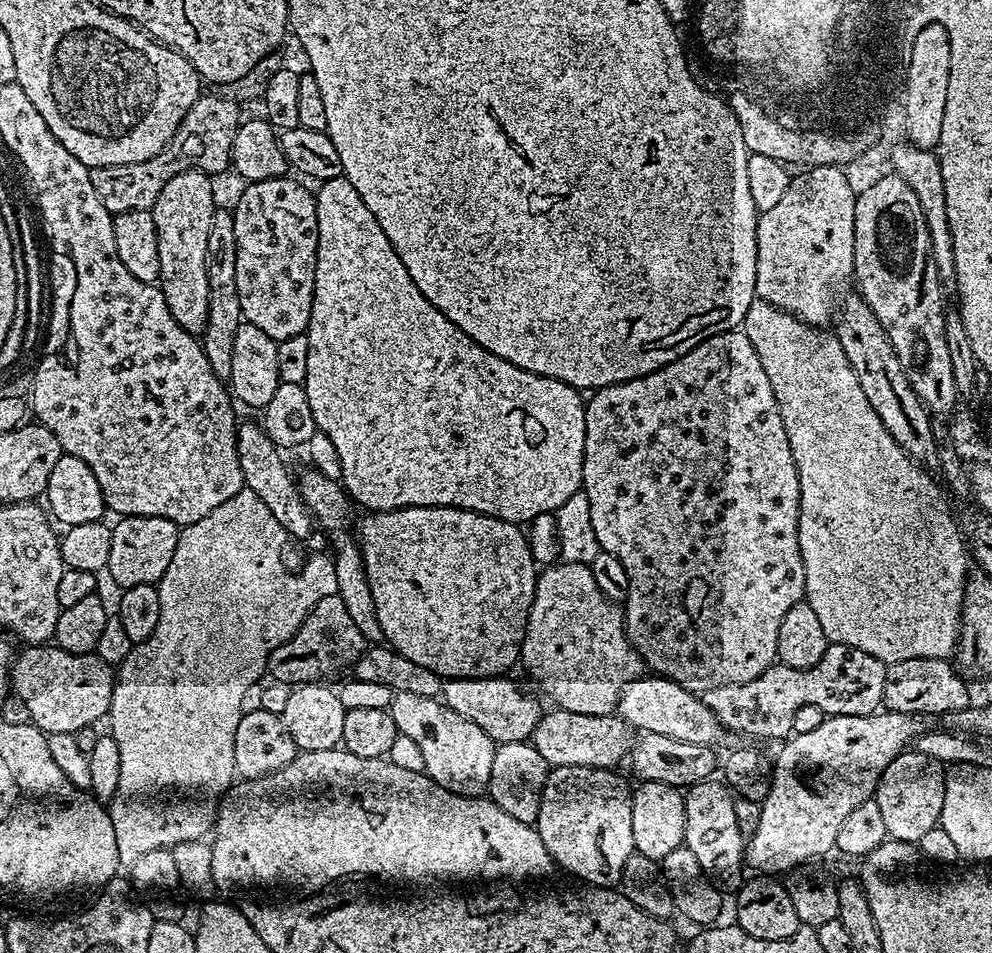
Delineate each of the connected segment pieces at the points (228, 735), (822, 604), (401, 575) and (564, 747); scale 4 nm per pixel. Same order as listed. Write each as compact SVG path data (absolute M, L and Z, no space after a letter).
M245 487L238 494L234 494L234 498L222 502L222 506L210 510L206 518L198 518L198 522L183 525L178 546L174 550L174 558L170 558L170 566L166 566L166 574L158 585L162 602L162 618L158 622L158 627L154 629L154 634L150 634L150 638L146 638L146 642L132 645L130 654L126 654L126 658L114 672L116 685L112 695L110 734L114 742L118 742L118 754L122 754L122 774L118 774L118 790L112 795L110 811L121 865L131 866L141 854L155 848L172 848L175 844L187 840L201 839L213 827L220 801L232 787L236 776L234 734L238 731L238 722L242 715L240 710L242 697L246 695L246 690L250 690L250 686L261 683L268 666L269 654L278 650L282 642L286 642L295 634L313 606L322 602L322 598L336 595L338 574L335 559L328 554L312 554L297 572L288 572L287 566L284 565L284 547L287 544L290 544L290 537L282 522L278 522L278 518L270 514L266 502L262 502L258 494Z
M759 298L753 300L750 310L746 310L742 331L746 334L746 338L750 338L750 346L758 350L762 370L766 370L766 378L770 378L770 390L774 390L774 398L782 414L782 426L786 426L786 438L790 438L790 454L794 454L794 466L798 470L800 487L798 546L804 567L804 600L810 606L810 610L814 610L814 615L822 625L826 638L833 644L854 646L854 650L874 654L874 658L878 658L886 666L894 662L906 662L906 658L948 660L955 653L957 640L960 637L960 617L957 612L961 607L962 588L959 583L940 584L940 580L956 572L956 520L948 509L949 497L945 489L941 487L931 471L925 470L912 460L902 446L888 435L882 419L878 414L874 414L870 402L866 402L866 394L862 394L862 386L858 386L858 378L842 346L831 331L821 330L819 327L802 322L794 314Z
M399 508L393 512L373 512L365 515L365 520L358 524L358 543L360 546L360 556L364 560L364 569L366 570L366 578L370 582L370 594L374 594L374 610L378 610L378 622L384 631L384 640L387 647L393 648L398 654L402 654L402 658L410 658L410 662L418 662L422 666L426 666L426 670L430 670L434 674L438 674L442 678L454 679L480 679L487 676L503 677L508 671L507 668L512 663L520 660L520 645L524 642L524 631L528 625L528 615L532 609L534 602L534 590L536 589L536 578L538 575L538 567L536 568L536 560L532 557L532 548L528 545L528 540L523 536L521 529L517 525L499 520L493 516L487 516L481 512L471 512L465 508Z
M564 708L551 709L547 711L539 720L533 731L530 743L538 750L542 758L550 768L561 768L562 766L582 766L583 768L592 769L617 769L623 759L624 761L631 755L633 746L638 739L637 729L629 726L618 714L610 715L592 715L579 714L573 711L567 711Z

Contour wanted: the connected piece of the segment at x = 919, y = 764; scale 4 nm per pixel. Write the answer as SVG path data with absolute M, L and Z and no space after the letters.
M905 750L901 756L894 758L894 762L890 762L890 766L886 766L886 770L876 787L874 799L878 802L878 810L882 814L882 819L891 839L919 842L922 834L926 834L926 830L939 825L945 775L945 765L938 763L934 758L926 758L926 754L918 754L911 750Z

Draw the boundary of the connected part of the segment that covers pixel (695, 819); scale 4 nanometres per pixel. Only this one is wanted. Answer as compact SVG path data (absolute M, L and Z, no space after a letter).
M716 778L693 784L684 792L684 809L686 826L683 847L694 850L698 862L702 862L702 870L707 876L712 877L713 881L721 885L739 885L742 880L740 867L743 869L746 864L746 840L738 830L737 819L734 816L734 796L728 785Z

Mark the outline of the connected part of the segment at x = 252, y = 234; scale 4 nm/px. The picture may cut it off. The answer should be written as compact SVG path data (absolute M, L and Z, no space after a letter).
M291 175L245 183L244 193L231 209L234 218L234 238L238 242L238 302L247 323L258 326L274 341L303 336L308 331L310 310L314 298L314 274L318 250L318 214L313 189Z

